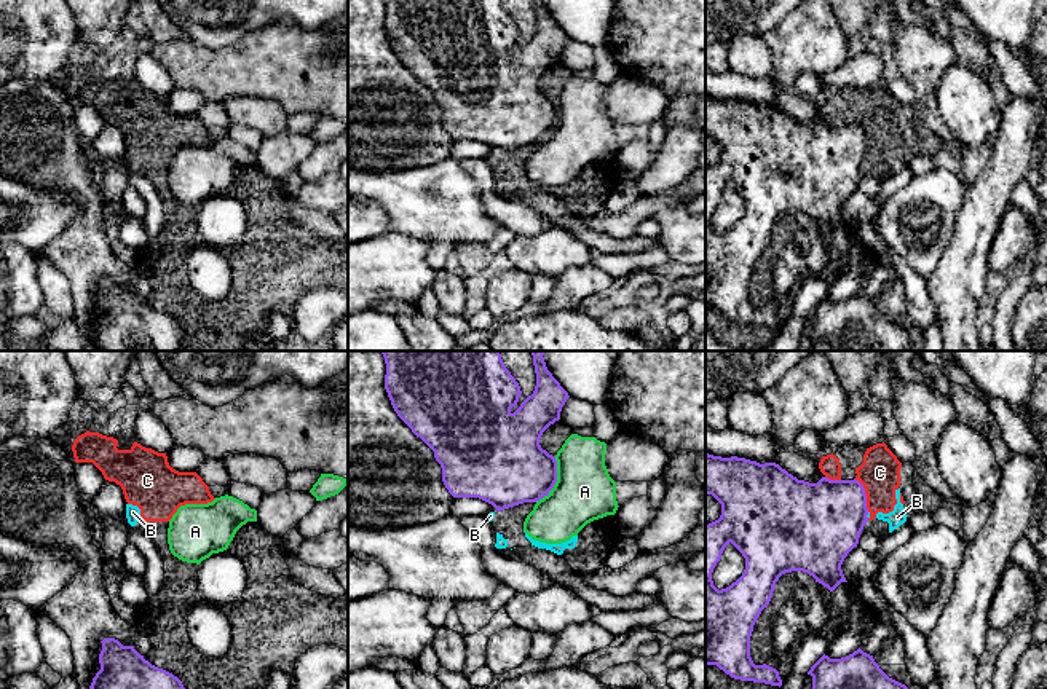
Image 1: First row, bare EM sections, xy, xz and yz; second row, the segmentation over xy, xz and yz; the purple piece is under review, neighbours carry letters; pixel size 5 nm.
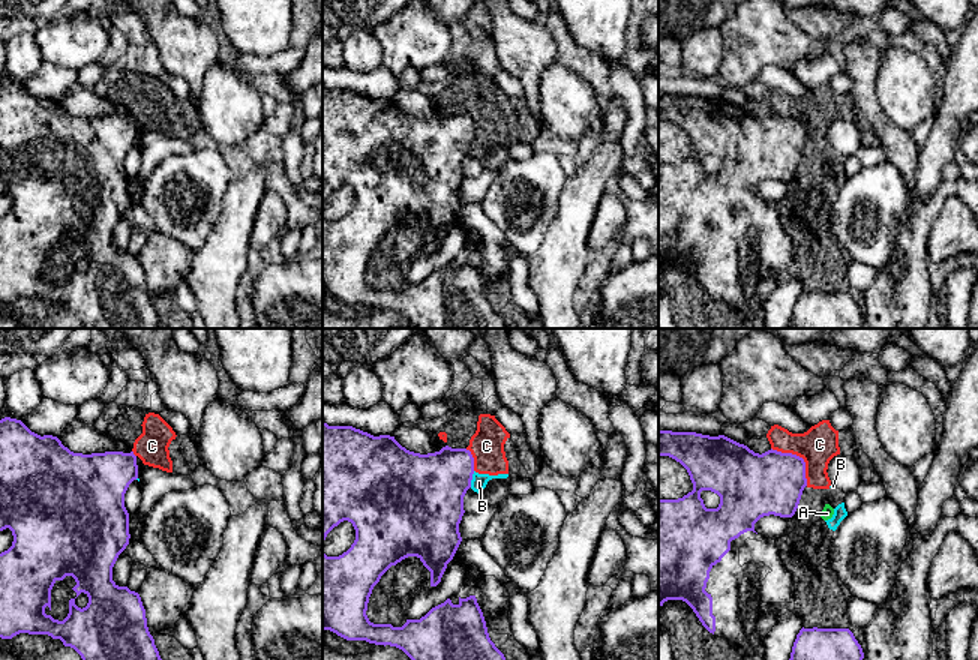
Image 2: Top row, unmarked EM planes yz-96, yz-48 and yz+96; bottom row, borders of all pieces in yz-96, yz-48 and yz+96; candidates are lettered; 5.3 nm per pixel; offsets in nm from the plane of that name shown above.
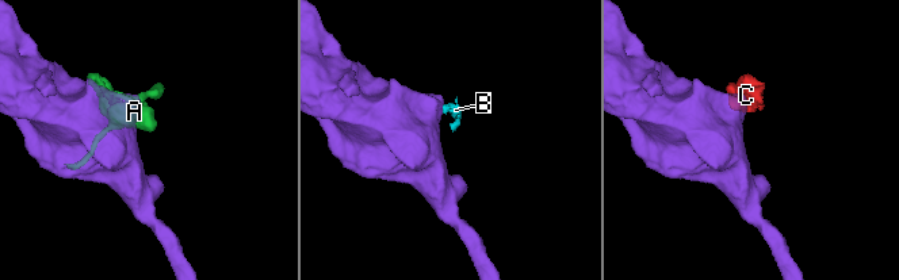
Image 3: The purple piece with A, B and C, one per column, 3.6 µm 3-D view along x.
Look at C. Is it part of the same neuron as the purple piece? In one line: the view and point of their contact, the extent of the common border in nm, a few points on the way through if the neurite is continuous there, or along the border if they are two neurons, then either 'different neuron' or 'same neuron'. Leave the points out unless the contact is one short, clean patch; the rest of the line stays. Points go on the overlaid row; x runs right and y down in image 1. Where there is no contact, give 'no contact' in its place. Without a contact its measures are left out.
contact yz (865, 495); length 180 nm; border yz (854, 479), (864, 488), (865, 507), (869, 511); different neuron

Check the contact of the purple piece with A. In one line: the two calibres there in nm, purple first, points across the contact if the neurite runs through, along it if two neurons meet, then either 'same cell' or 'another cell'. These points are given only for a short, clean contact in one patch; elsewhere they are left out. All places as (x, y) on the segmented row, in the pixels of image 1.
380/300 nm | along xz (556, 456), (556, 484), (535, 501) | another cell

